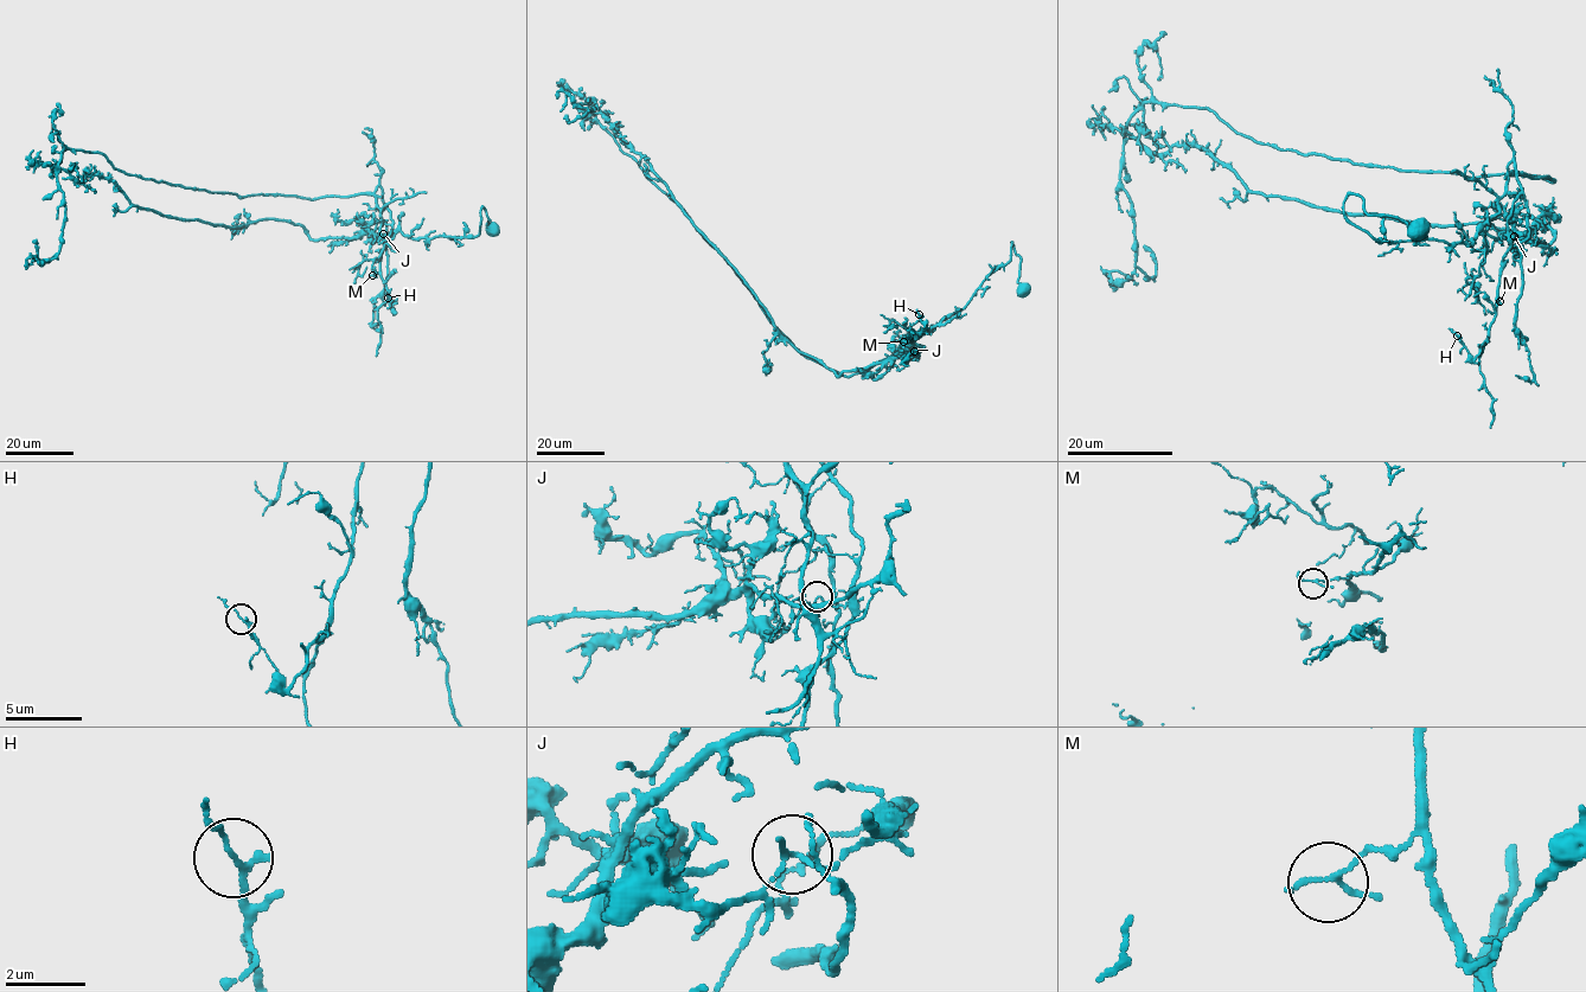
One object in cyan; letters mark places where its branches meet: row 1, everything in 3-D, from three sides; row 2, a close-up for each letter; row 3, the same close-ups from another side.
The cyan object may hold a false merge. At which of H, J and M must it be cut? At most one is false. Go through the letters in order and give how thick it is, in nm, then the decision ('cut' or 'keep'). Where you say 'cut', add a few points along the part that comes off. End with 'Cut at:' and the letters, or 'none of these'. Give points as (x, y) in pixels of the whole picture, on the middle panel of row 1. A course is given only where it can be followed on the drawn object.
H: 120 nm thick; keep
J: 110 nm thick; cut; foreign part runs (914, 351), (849, 376), (807, 358), (594, 101), (566, 94), (560, 110)
M: 110 nm thick; keep
Cut at: J

